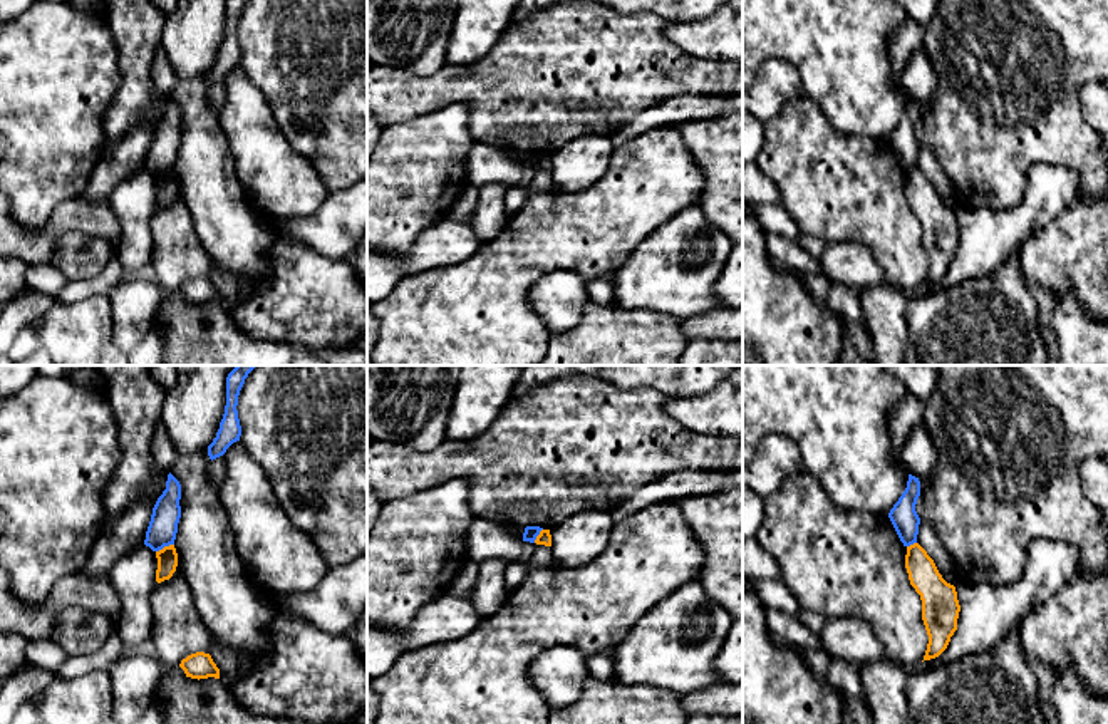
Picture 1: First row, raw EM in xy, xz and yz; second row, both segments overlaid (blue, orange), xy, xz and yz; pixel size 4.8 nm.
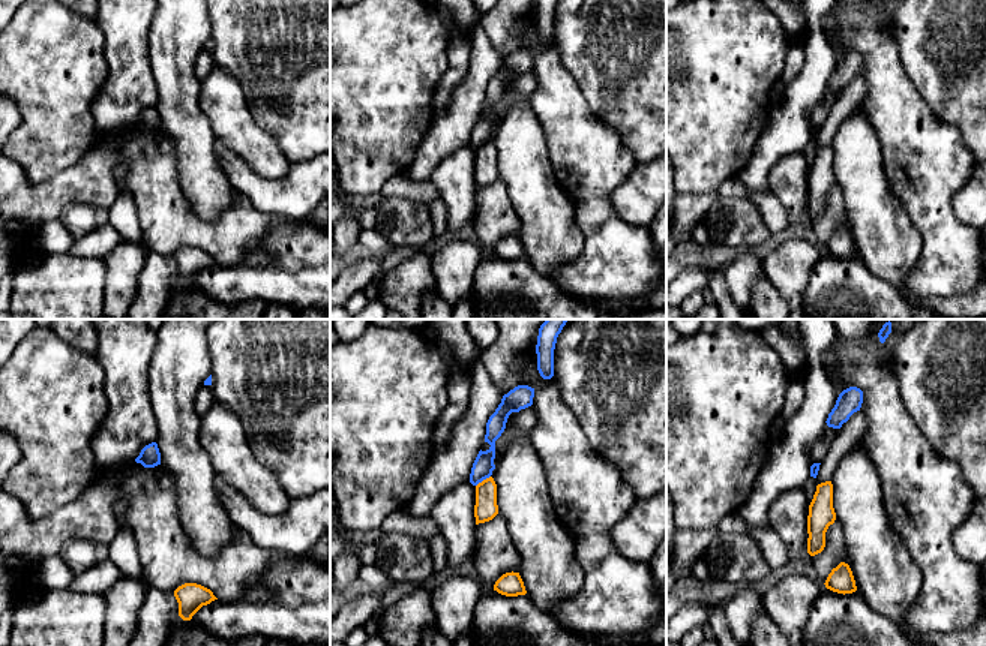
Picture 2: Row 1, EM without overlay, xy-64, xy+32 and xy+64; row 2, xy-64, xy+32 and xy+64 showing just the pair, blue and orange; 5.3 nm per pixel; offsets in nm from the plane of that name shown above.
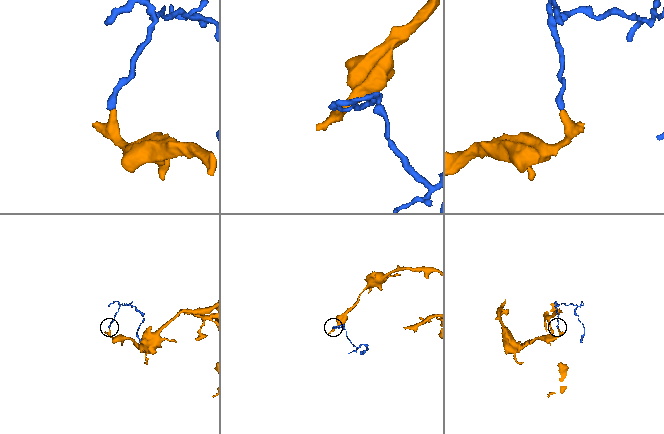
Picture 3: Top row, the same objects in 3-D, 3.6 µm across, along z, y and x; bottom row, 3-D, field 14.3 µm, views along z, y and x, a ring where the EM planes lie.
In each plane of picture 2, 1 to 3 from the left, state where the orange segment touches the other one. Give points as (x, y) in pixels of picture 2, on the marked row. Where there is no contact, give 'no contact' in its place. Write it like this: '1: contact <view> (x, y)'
1: no contact
2: contact xy+32 (482, 480)
3: no contact

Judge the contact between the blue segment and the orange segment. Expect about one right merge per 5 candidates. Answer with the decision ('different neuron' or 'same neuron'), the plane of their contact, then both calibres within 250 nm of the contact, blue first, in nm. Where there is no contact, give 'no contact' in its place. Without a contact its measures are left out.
different neuron; contact in xy; calibres 140 and 100 nm

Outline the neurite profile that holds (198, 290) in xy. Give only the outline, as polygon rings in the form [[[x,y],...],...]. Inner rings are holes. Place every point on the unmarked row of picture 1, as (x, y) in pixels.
[[[196,277],[181,285],[179,292],[184,295],[186,302],[191,303],[220,303],[220,293],[213,287],[210,278]]]

